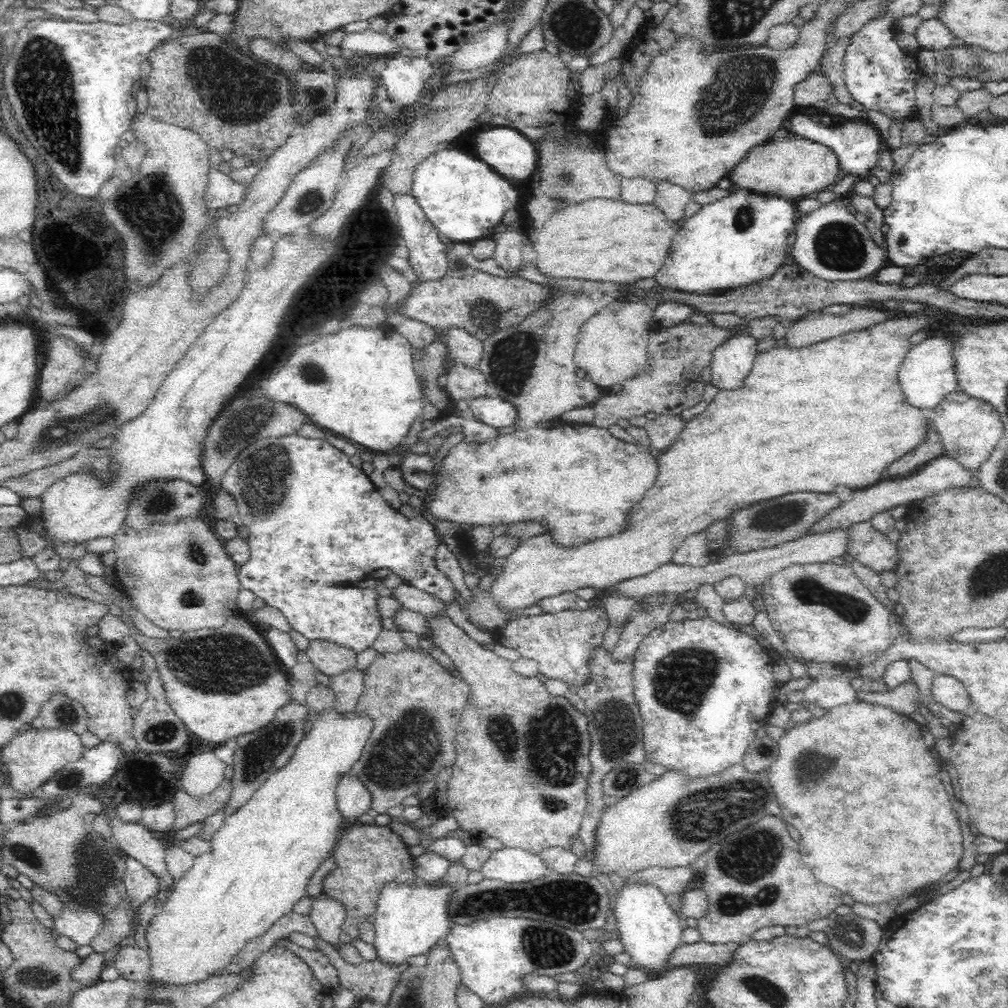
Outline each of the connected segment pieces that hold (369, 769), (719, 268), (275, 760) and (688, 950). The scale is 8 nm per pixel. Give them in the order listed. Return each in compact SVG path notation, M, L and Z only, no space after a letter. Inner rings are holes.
M404 648L400 651L378 650L374 660L368 664L364 675L364 686L357 702L357 708L365 708L376 720L372 736L365 744L361 757L352 767L350 774L359 778L372 793L371 808L385 814L387 809L401 803L406 796L418 791L422 780L436 776L442 764L452 764L456 752L452 748L452 738L456 734L466 700L468 683L460 676L450 673L434 657L420 650Z
M725 182L724 196L708 200L692 216L684 218L676 228L667 250L667 257L662 268L655 274L655 280L663 286L697 292L705 295L718 295L728 288L736 288L746 282L754 282L770 276L786 260L786 238L795 232L796 207L798 201L785 194L756 192L742 188L733 182Z
M291 700L286 706L278 709L274 720L266 726L260 730L237 736L237 747L233 754L234 773L229 780L230 796L228 796L226 805L230 808L242 806L272 772L276 772L282 764L288 762L292 750L304 736L304 726L308 724L309 710L308 707Z
M730 940L726 945L708 944L702 941L692 944L681 943L668 952L664 964L668 968L686 966L686 964L704 964L711 967L718 964L720 966L726 960L730 960L736 946L738 946L738 943L733 940Z

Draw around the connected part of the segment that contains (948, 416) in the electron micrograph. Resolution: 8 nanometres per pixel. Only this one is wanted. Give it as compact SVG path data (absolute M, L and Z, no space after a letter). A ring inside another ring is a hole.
M950 392L936 407L932 424L940 438L945 454L964 468L977 471L1004 437L1004 425L999 413L985 401L974 399L966 392Z

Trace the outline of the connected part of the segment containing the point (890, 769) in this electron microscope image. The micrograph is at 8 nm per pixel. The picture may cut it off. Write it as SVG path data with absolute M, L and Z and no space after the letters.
M854 701L826 709L824 716L811 718L806 723L794 726L779 739L778 756L769 766L767 773L780 803L780 818L798 829L799 852L804 864L812 868L816 879L842 892L849 892L856 901L872 905L897 896L904 896L907 892L914 892L923 886L932 887L932 884L942 879L961 862L963 842L960 824L953 809L954 802L948 797L948 792L940 781L938 764L934 758L930 758L930 750L924 743L923 734L923 726L910 719L908 714L896 712L881 704Z

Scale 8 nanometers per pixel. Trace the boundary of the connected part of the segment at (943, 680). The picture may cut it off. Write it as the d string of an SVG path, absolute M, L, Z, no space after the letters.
M934 672L931 693L934 700L949 710L966 715L970 711L968 706L970 697L968 697L967 688L963 682L951 674Z

